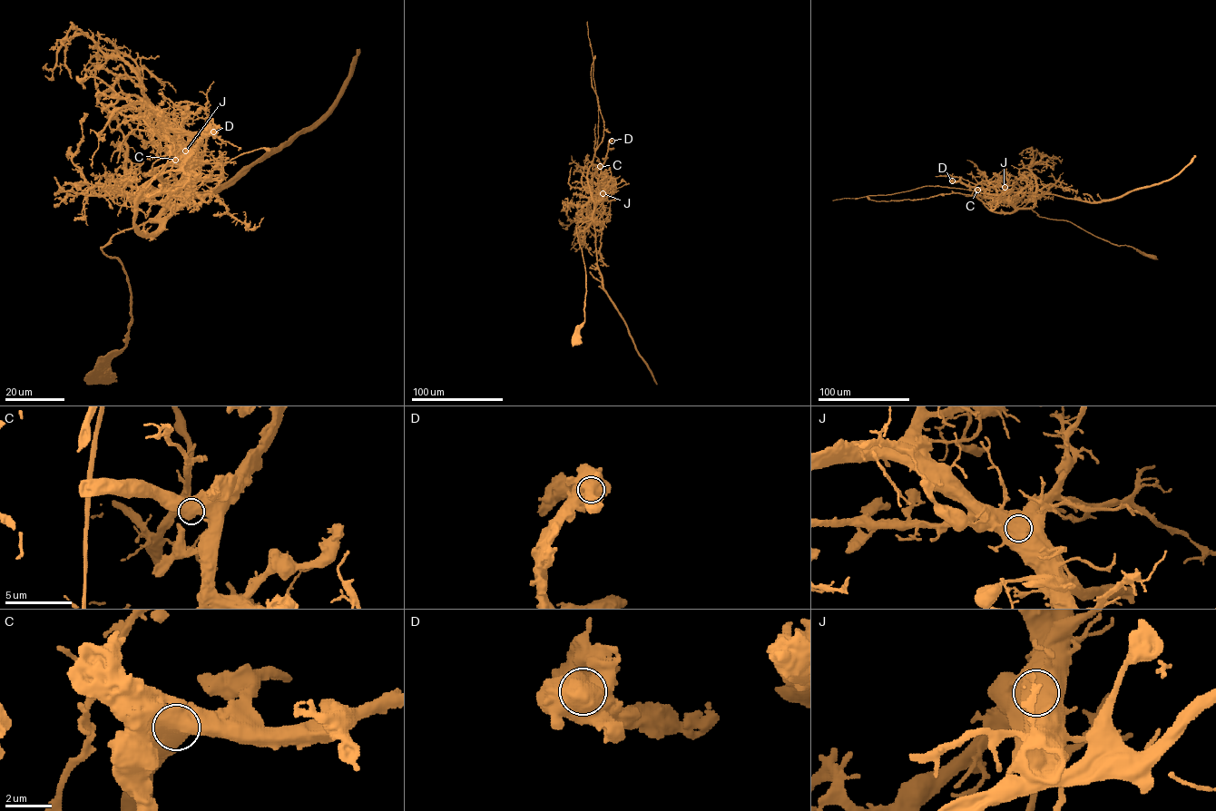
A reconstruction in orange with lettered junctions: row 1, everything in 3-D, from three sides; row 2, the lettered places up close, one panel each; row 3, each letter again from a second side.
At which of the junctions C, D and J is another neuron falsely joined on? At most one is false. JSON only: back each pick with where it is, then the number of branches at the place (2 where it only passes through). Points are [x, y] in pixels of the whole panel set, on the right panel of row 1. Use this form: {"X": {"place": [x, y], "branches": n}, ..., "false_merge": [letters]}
{"J": {"place": [1005, 187], "branches": 1}, "false_merge": ["J"]}

